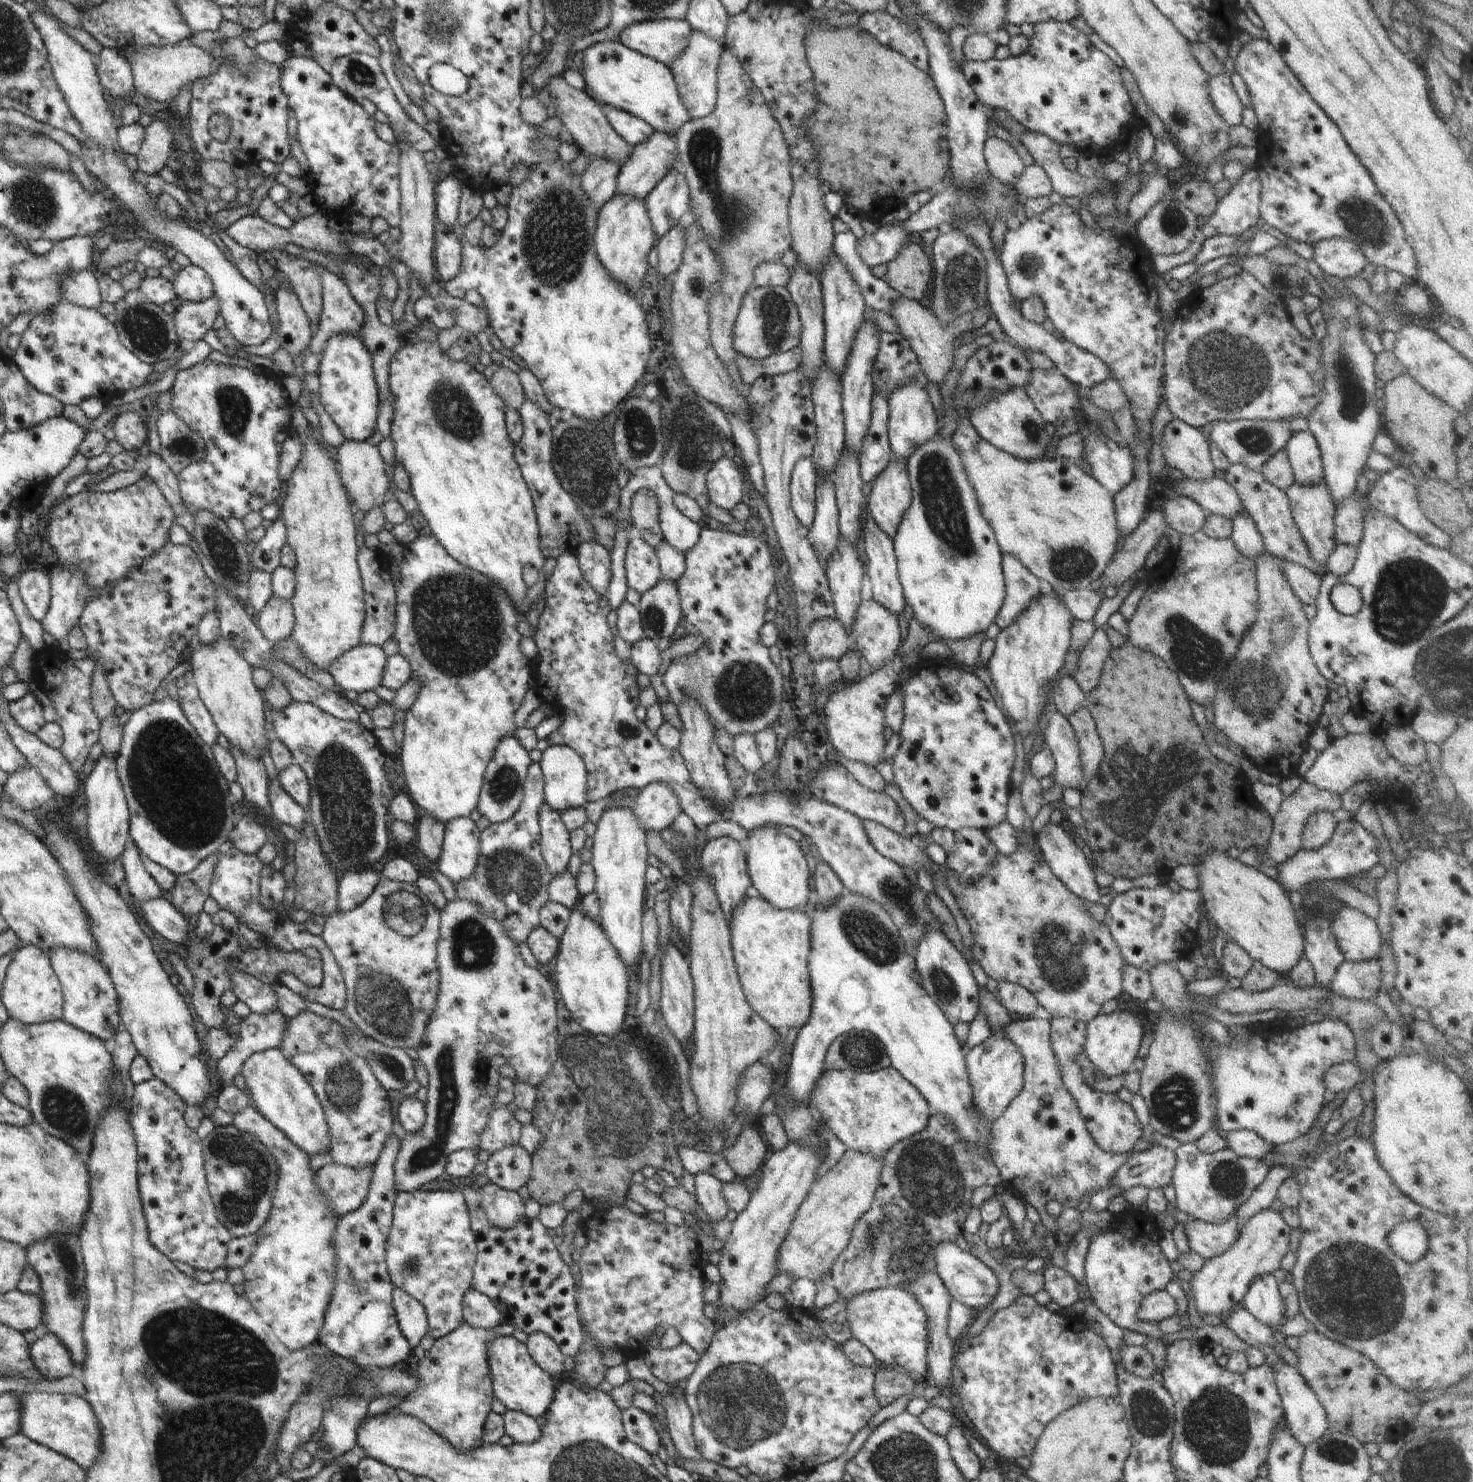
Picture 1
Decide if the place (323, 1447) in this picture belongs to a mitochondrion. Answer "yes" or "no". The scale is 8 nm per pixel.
no

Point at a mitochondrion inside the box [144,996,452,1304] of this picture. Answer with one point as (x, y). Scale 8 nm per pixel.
(230, 1150)

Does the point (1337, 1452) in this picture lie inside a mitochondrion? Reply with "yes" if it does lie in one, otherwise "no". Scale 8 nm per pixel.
yes

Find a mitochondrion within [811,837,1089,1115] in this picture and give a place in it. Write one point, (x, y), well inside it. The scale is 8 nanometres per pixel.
(865, 931)

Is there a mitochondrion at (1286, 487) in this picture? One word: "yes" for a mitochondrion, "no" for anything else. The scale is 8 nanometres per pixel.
no

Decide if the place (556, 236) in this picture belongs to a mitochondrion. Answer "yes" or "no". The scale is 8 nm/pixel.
yes

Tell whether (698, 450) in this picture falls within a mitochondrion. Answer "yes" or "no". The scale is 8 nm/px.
yes

